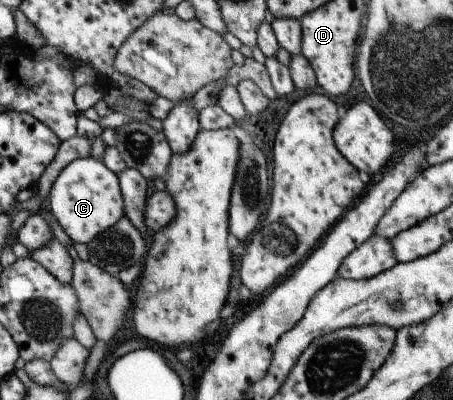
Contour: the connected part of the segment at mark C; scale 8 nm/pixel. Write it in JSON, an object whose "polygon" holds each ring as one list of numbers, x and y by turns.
{"polygon":[[90,156,73,160,60,171,50,187,46,202,47,210,72,244,80,242,87,245,95,236,114,226,124,215,117,176,102,161]]}

